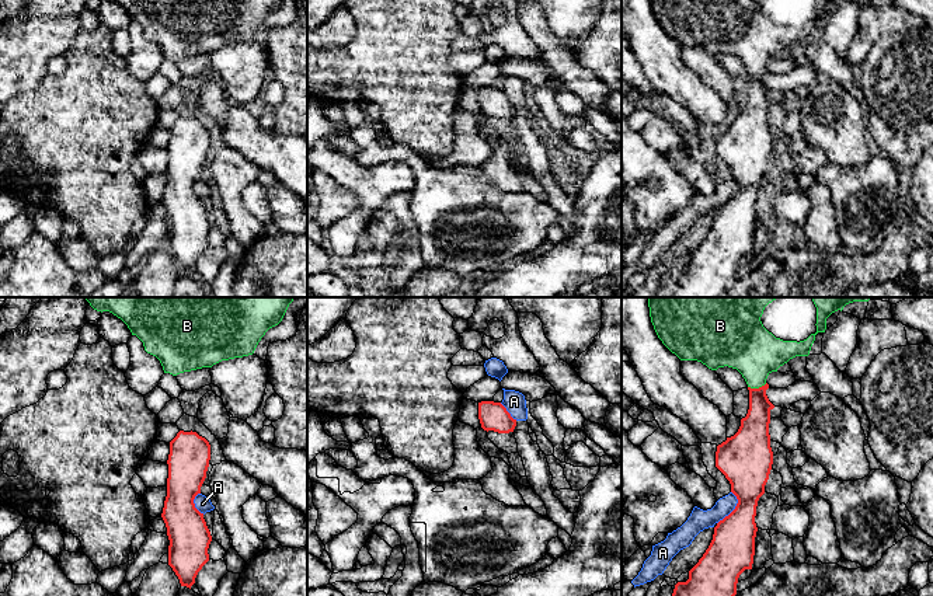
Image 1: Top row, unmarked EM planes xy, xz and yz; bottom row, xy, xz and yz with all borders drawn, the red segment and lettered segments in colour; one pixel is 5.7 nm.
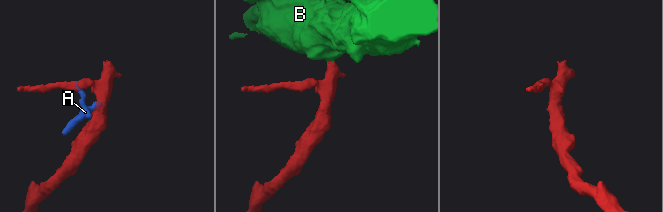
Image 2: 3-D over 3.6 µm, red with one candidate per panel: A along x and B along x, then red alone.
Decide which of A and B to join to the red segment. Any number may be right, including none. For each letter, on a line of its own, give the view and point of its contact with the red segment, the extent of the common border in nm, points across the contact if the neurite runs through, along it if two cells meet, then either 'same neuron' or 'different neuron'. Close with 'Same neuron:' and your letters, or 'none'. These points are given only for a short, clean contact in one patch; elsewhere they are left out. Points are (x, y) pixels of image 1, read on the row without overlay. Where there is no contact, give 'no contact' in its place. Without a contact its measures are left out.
A: yz (735, 194) | 200 nm | along yz (731, 177), (737, 191), (717, 209) | different neuron
B: yz (756, 75) | 110 nm | across yz (754, 118), (756, 108), (756, 75), (755, 42), (748, 32) | same neuron
Same neuron: B

